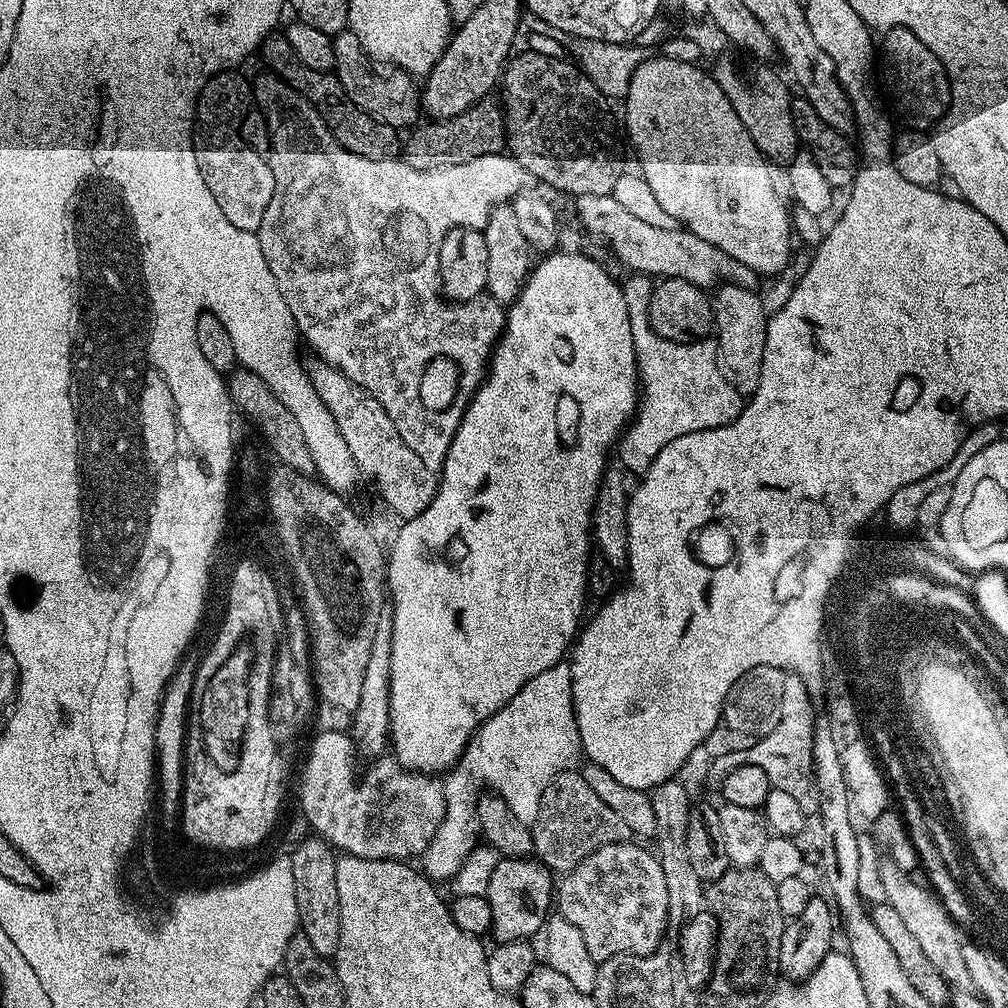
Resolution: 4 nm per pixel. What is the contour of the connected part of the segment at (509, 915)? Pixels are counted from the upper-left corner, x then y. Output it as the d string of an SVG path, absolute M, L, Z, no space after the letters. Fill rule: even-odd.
M502 858L490 874L488 901L492 919L491 939L496 944L528 940L543 929L554 904L554 873L535 858Z

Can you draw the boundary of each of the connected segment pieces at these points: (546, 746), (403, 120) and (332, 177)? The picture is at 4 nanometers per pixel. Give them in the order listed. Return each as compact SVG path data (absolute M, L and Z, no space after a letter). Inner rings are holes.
M561 662L550 666L550 670L542 670L542 674L530 678L530 682L526 682L526 686L522 686L522 690L518 690L518 694L514 694L514 698L510 698L510 702L506 702L502 710L498 710L491 718L485 720L468 739L468 745L464 747L464 753L460 756L460 763L447 773L443 781L446 802L444 817L434 838L430 838L430 846L426 846L424 855L418 860L424 875L433 882L451 881L458 874L462 862L466 862L473 848L477 847L478 825L474 817L478 795L476 787L479 784L485 784L488 787L485 789L503 798L506 806L514 810L518 822L530 826L538 818L538 806L542 802L546 786L550 786L550 782L558 774L575 769L581 760L580 731L576 725L576 715L572 705L570 666L567 662Z
M351 30L339 32L334 37L332 45L336 63L334 75L336 81L342 86L342 90L346 90L351 103L379 123L389 124L390 127L397 130L407 129L417 123L416 115L421 115L422 112L422 92L417 81L409 73L399 70L384 71L388 73L375 72L372 69L373 57L369 56L362 42L358 42L355 32Z
M263 80L261 81L262 87L260 88L260 98L265 99L266 111L268 111L269 120L272 120L272 128L274 128L274 136L280 144L290 144L290 148L282 148L282 154L276 154L280 158L274 158L274 166L276 169L276 178L274 180L274 194L270 198L270 206L266 206L266 214L262 214L262 226L259 230L260 245L262 246L262 254L266 254L266 266L270 266L270 274L274 274L274 282L278 282L278 290L282 290L282 298L286 298L286 306L290 306L290 314L296 319L296 331L304 340L313 348L315 355L321 360L325 360L330 366L337 368L339 372L342 373L346 378L353 380L359 388L366 390L370 395L378 394L378 390L384 390L384 376L386 376L386 358L390 360L394 354L392 350L394 348L400 348L400 332L404 328L410 328L412 324L418 324L418 326L456 326L456 330L440 330L438 328L438 334L452 334L456 336L456 340L462 336L462 340L468 336L466 342L470 342L472 346L476 346L476 354L478 354L478 370L482 370L487 373L488 361L492 358L492 349L496 347L496 341L500 339L500 333L504 330L504 318L506 315L505 309L501 305L497 304L496 300L487 294L481 294L476 296L474 299L465 300L463 302L447 302L445 297L442 295L440 290L440 247L442 242L446 238L446 234L452 228L479 228L483 229L488 221L488 216L497 208L500 204L506 204L515 201L517 194L519 192L525 191L529 187L530 177L528 171L523 168L517 161L515 156L511 154L505 154L504 152L495 152L494 154L486 154L482 158L470 158L470 162L462 162L458 166L446 166L445 168L439 168L438 170L414 170L407 164L407 162L402 158L391 158L375 160L374 158L364 158L359 157L358 154L351 153L350 150L346 150L335 140L332 133L329 132L328 126L325 120L318 120L312 113L311 102L303 96L298 90L294 90L292 85L285 84L283 80Z

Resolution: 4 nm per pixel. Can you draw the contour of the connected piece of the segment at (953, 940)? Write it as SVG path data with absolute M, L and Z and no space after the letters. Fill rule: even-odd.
M891 862L881 863L883 887L886 889L886 898L890 906L899 913L904 925L915 935L923 953L935 966L953 989L968 990L972 988L970 970L966 970L966 962L962 958L964 944L956 937L958 925L953 920L943 903L938 899L936 892L924 889L916 880L911 880L909 873Z

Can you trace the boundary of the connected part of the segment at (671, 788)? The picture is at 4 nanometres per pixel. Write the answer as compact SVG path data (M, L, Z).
M673 778L666 783L659 784L652 790L652 805L654 806L656 834L654 843L657 844L657 857L665 875L667 904L668 904L668 927L667 939L674 937L678 924L682 924L688 916L692 916L696 910L706 906L706 888L704 882L698 878L698 874L691 867L690 854L687 853L686 831L689 826L689 810L692 798L689 798L685 786Z

